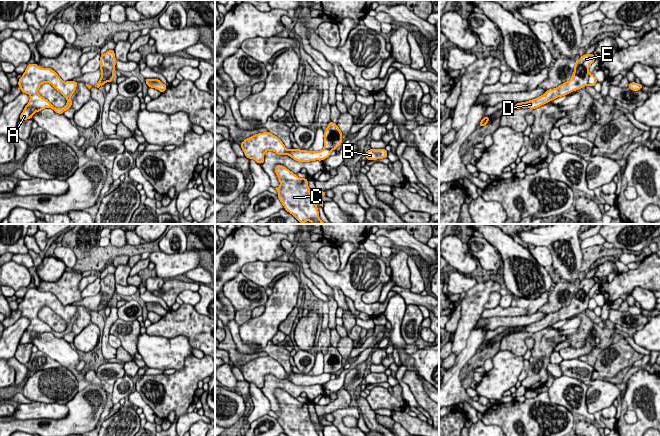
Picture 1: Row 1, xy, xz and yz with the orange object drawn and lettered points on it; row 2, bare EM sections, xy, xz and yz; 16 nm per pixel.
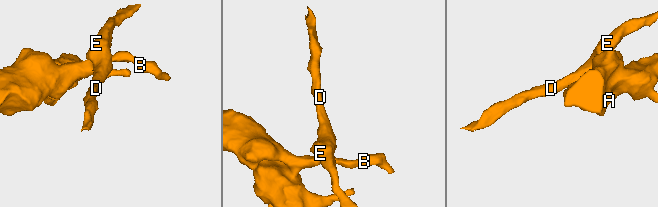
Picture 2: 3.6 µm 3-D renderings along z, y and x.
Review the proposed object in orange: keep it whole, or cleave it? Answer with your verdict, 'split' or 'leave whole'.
split

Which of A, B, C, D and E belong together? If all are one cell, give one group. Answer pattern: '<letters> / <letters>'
A B C / D E

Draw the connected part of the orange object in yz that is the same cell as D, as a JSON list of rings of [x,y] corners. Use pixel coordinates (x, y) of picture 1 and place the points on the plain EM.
[[[594,277],[584,278],[580,281],[579,284],[575,286],[574,296],[568,306],[563,307],[556,312],[547,314],[543,319],[535,323],[516,327],[512,333],[508,334],[505,337],[520,332],[535,333],[558,321],[565,320],[573,315],[586,311],[588,309],[588,302],[590,299],[590,289],[596,284],[593,278]]]

